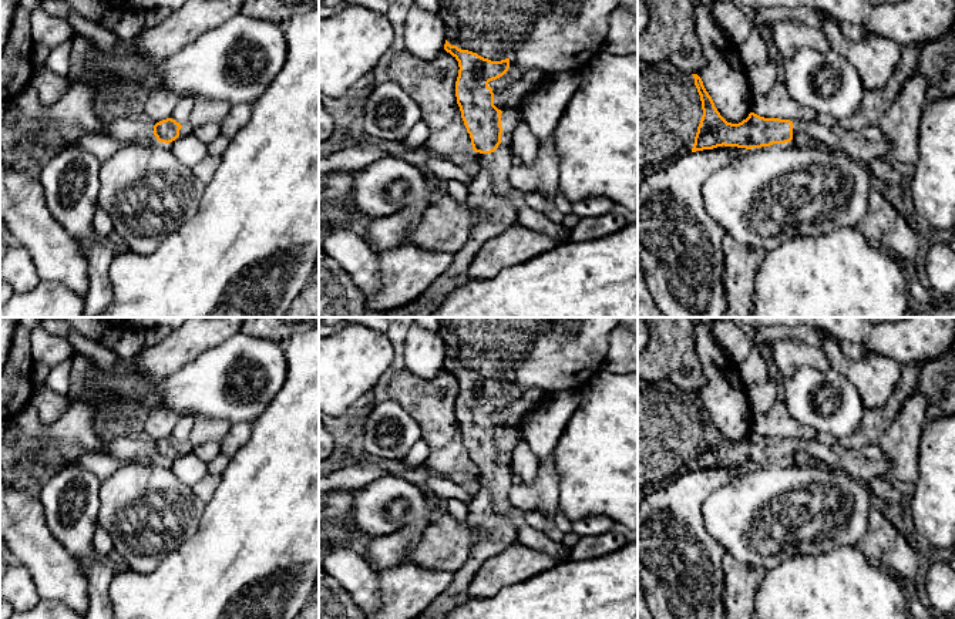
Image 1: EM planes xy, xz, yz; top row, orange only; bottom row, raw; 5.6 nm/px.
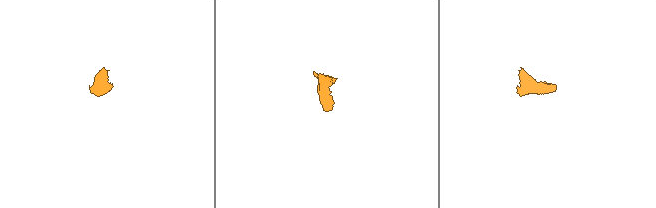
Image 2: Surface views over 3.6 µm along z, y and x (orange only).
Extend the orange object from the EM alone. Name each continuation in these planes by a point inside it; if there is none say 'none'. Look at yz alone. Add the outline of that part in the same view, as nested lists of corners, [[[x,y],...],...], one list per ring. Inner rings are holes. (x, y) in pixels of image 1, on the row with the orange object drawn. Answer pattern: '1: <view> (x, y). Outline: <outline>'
1: yz (669, 110). Outline: [[[638,58],[638,186],[642,179],[692,152],[703,115],[692,73],[677,71],[669,61],[648,64]]]
2: yz (867, 144). Outline: [[[816,120],[793,122],[793,137],[808,135],[834,152],[843,152],[851,159],[867,165],[871,159],[885,158],[888,145],[878,127],[848,131],[840,124],[823,127]]]

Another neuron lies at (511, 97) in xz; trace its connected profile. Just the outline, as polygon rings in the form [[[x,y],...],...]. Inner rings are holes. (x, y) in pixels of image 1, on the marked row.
[[[541,70],[524,74],[512,87],[494,94],[494,105],[502,105],[505,110],[522,107],[524,100],[549,80],[549,75],[549,73]]]

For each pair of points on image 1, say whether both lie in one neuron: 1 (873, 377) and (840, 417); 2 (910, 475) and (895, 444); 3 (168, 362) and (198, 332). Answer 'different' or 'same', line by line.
1: different
2: same
3: same

